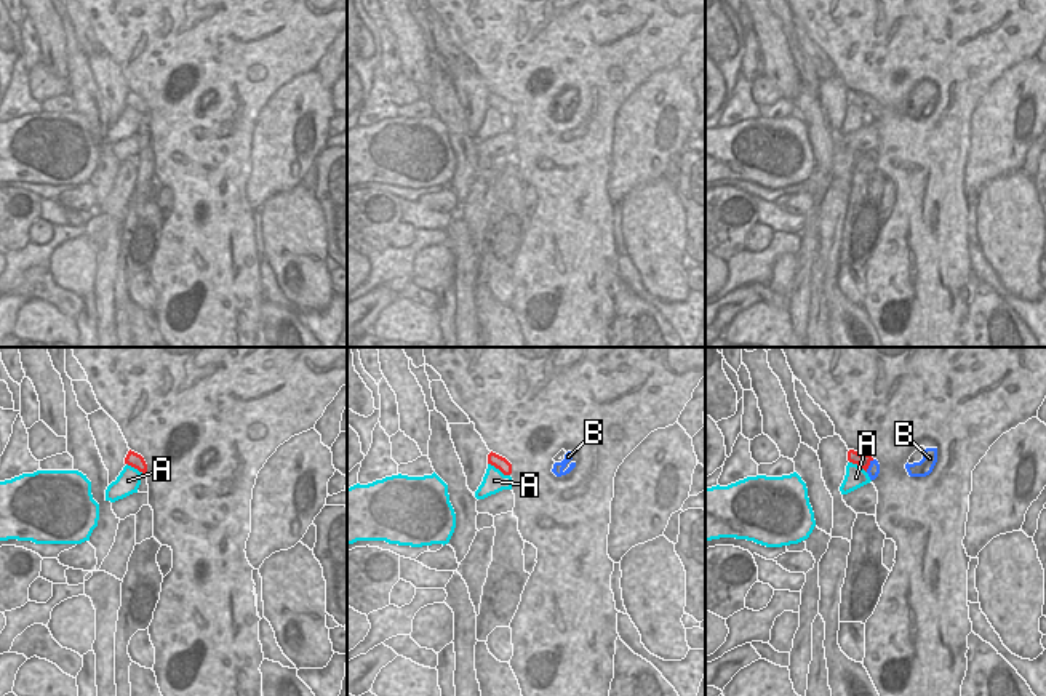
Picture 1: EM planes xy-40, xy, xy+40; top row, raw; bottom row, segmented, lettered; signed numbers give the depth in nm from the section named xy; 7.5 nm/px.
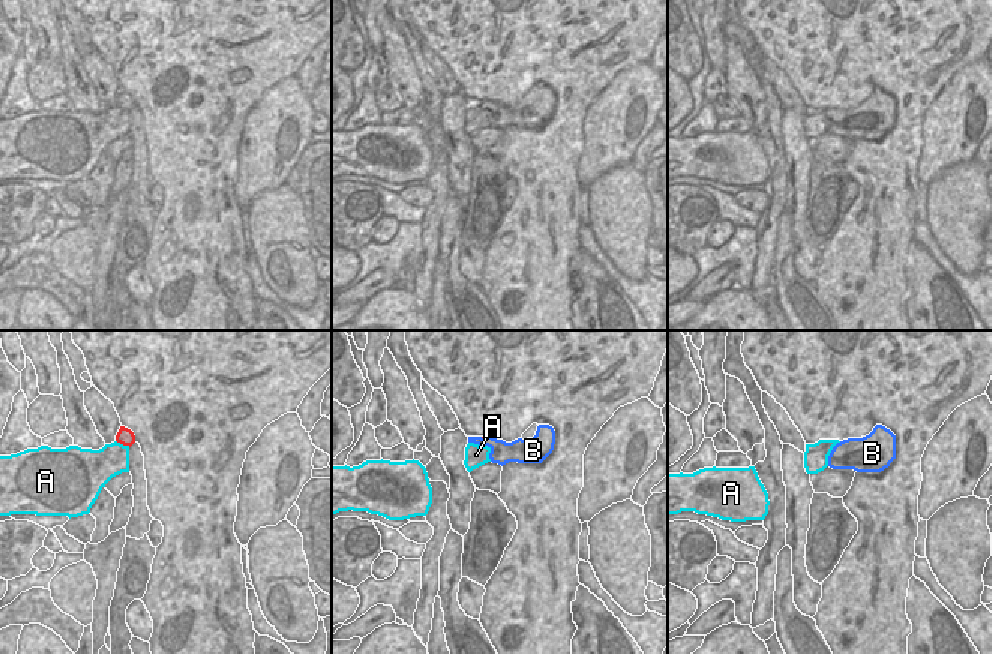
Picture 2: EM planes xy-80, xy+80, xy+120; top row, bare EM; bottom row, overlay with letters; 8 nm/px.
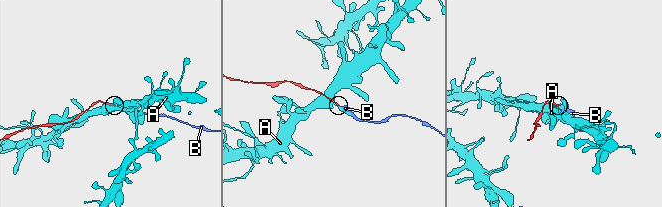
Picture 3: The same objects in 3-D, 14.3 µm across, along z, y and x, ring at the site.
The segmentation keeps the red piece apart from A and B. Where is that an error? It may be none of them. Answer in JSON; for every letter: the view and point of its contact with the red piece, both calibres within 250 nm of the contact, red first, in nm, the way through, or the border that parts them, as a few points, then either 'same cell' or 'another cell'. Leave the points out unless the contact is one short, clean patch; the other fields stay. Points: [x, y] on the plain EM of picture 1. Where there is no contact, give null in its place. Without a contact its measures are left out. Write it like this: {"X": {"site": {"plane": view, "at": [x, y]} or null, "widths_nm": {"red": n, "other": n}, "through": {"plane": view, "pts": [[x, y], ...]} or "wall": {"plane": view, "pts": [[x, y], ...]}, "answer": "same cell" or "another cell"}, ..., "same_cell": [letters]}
{"A": {"site": {"plane": "xy", "at": [499, 111]}, "widths_nm": {"red": 100, "other": 170}, "answer": "another cell"}, "B": {"site": {"plane": "xy+40", "at": [869, 106]}, "widths_nm": {"red": 100, "other": 100}, "through": {"plane": "xy+40", "pts": [[862, 103], [869, 106], [874, 111]]}, "answer": "same cell"}, "same_cell": ["B"]}

